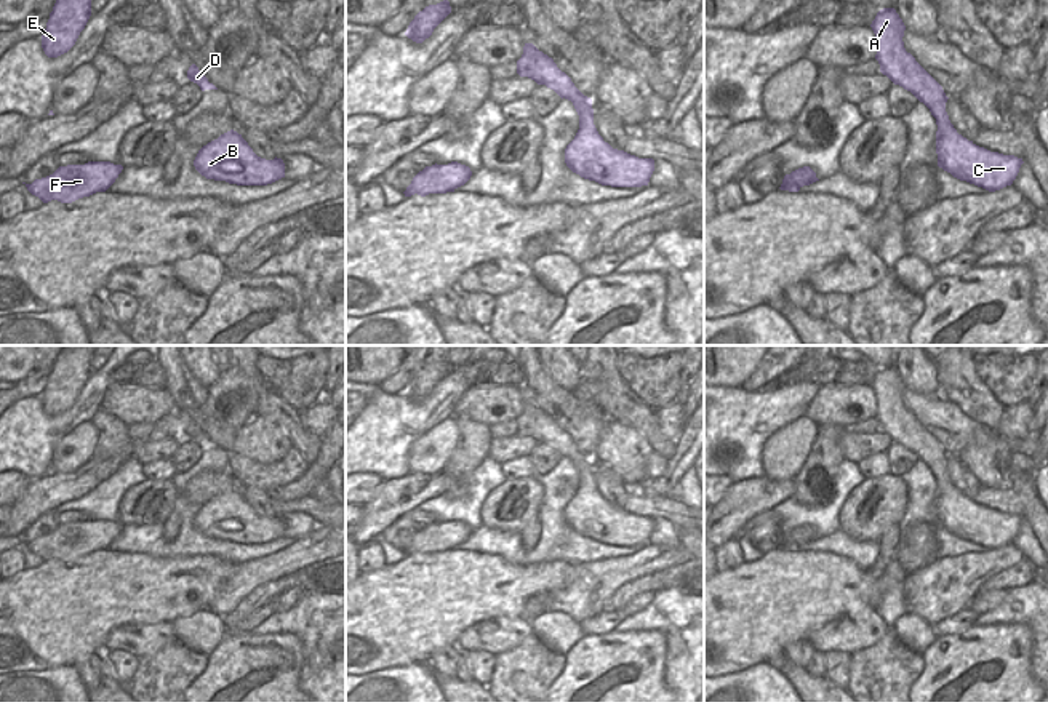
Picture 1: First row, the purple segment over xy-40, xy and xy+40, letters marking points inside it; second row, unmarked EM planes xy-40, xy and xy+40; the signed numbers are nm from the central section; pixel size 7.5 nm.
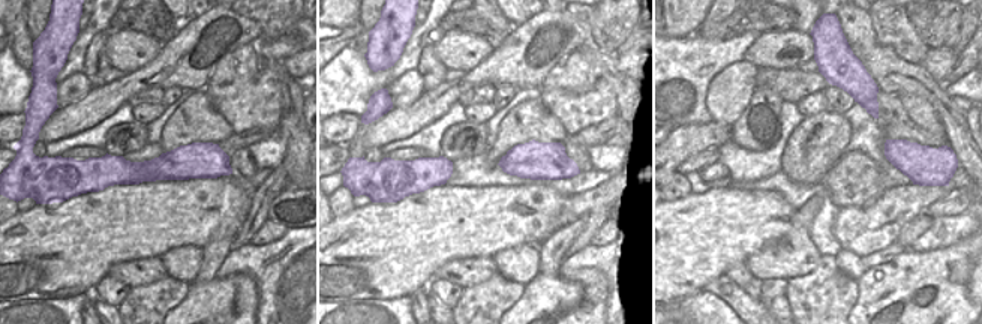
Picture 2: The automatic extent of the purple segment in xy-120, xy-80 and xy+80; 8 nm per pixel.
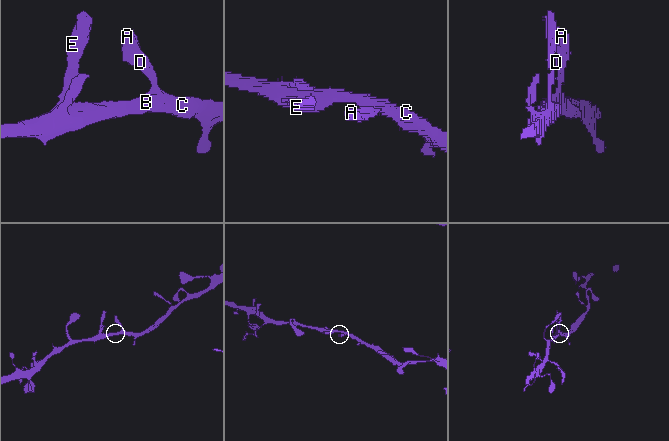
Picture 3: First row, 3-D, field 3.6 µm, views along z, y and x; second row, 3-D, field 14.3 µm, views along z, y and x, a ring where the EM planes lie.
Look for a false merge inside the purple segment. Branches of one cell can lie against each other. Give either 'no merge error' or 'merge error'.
no merge error

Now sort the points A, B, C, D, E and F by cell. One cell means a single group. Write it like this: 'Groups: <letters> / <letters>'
Groups: A B C D E F

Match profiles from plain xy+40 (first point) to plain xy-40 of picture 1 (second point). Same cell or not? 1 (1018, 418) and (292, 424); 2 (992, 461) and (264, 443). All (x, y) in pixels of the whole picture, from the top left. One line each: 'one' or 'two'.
1: two
2: one

